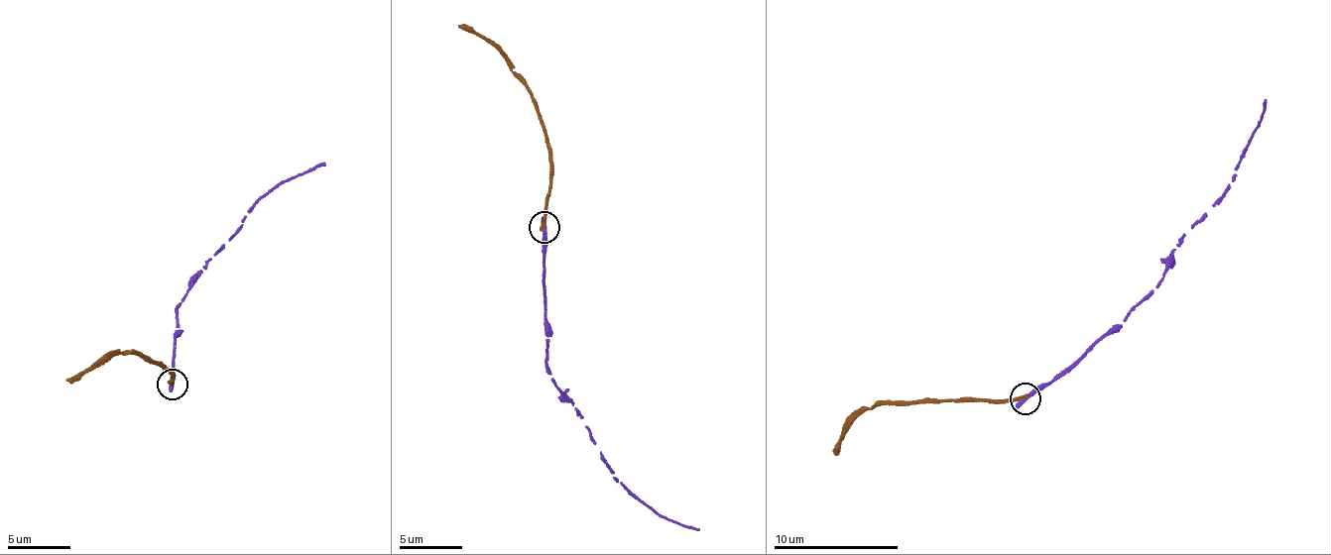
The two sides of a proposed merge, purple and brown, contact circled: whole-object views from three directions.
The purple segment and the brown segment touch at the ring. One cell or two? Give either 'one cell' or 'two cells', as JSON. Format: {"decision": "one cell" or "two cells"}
{"decision": "two cells"}

